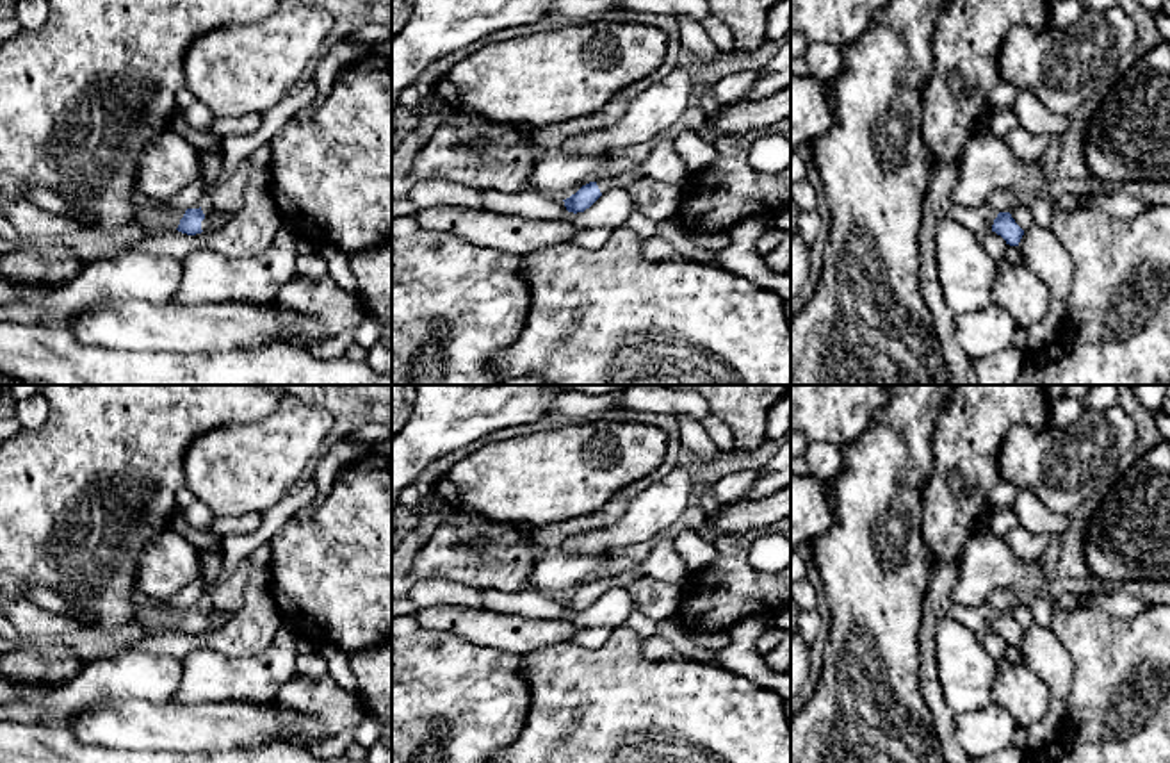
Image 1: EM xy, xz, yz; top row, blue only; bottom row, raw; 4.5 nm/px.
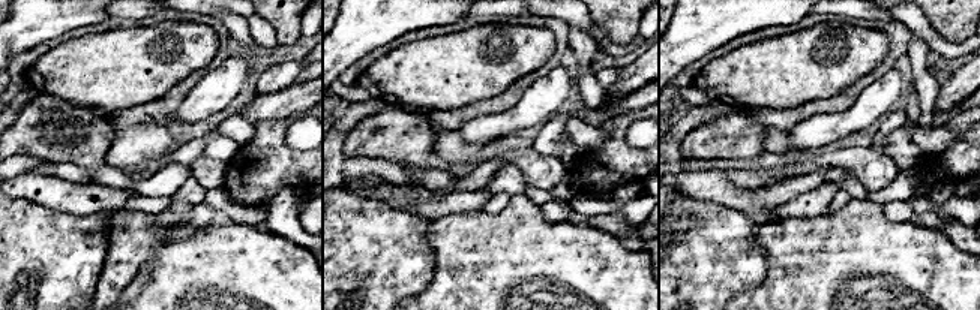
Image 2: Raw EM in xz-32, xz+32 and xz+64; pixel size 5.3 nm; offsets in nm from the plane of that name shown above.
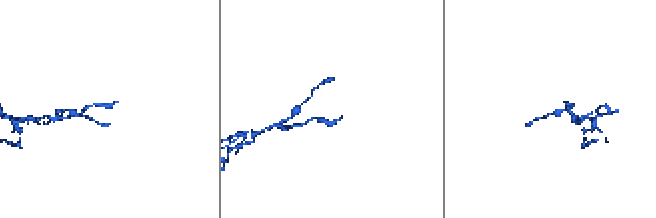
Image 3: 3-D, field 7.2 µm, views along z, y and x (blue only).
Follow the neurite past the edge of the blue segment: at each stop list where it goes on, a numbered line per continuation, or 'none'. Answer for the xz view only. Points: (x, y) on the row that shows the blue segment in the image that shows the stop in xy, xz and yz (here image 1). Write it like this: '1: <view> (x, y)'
1: xz (624, 180)

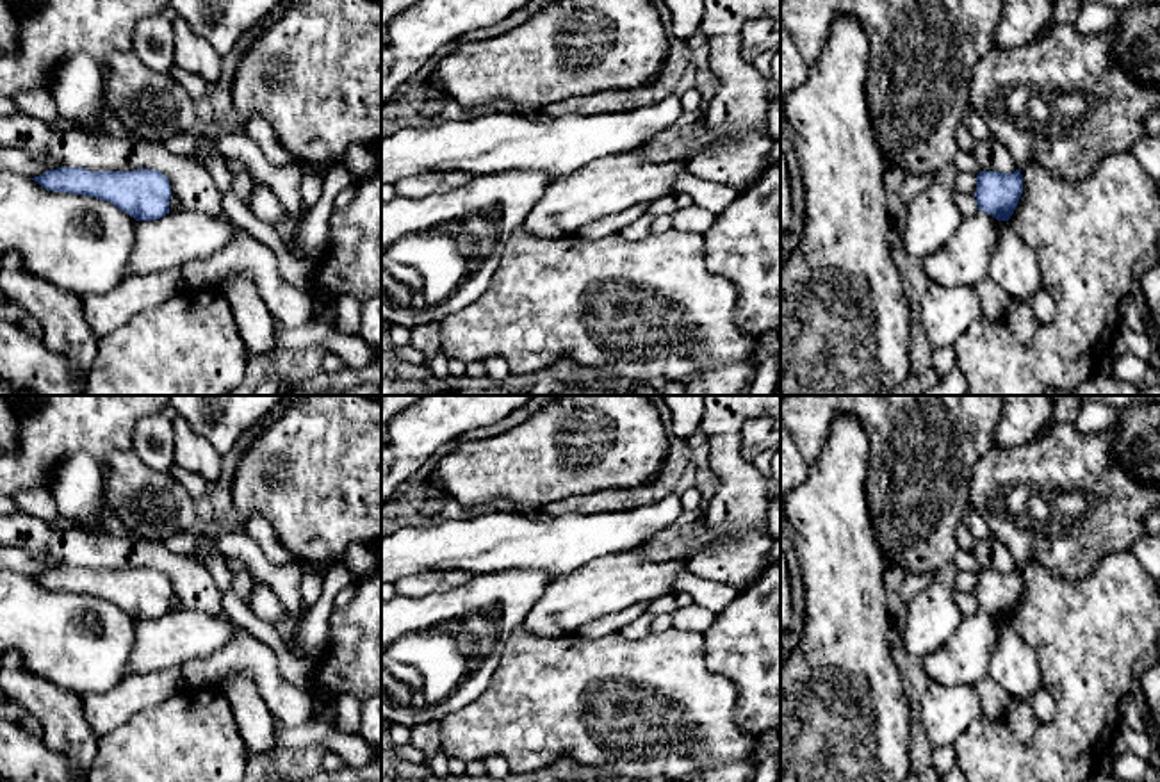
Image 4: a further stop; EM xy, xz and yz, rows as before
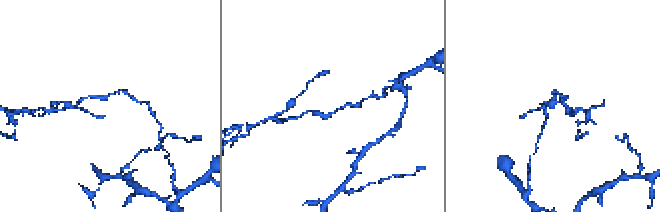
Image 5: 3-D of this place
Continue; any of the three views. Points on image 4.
none

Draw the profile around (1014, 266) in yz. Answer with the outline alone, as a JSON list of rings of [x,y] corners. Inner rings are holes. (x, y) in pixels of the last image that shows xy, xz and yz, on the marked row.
[[[1000,221],[989,276],[1012,301],[1028,303],[1041,289],[1046,289],[1035,251],[1016,235],[1009,221]]]

